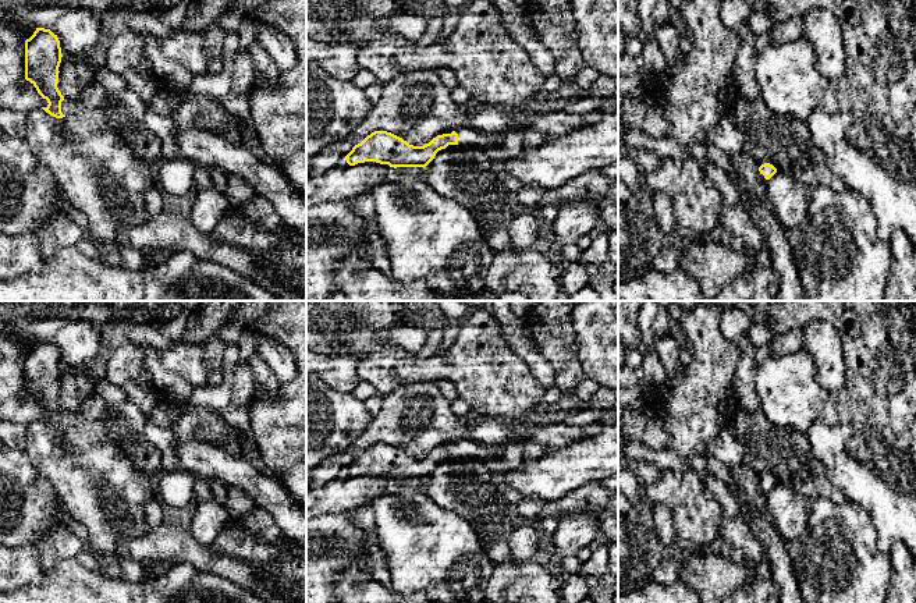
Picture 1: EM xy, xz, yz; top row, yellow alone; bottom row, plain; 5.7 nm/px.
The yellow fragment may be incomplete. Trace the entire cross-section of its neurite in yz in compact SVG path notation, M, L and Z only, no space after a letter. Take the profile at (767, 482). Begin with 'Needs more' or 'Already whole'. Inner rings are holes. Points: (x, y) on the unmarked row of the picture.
Needs more. M764 472L759 473L759 483L760 483L760 490L767 496L768 492L777 485L777 479L774 475Z

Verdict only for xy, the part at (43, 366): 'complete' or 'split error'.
complete

